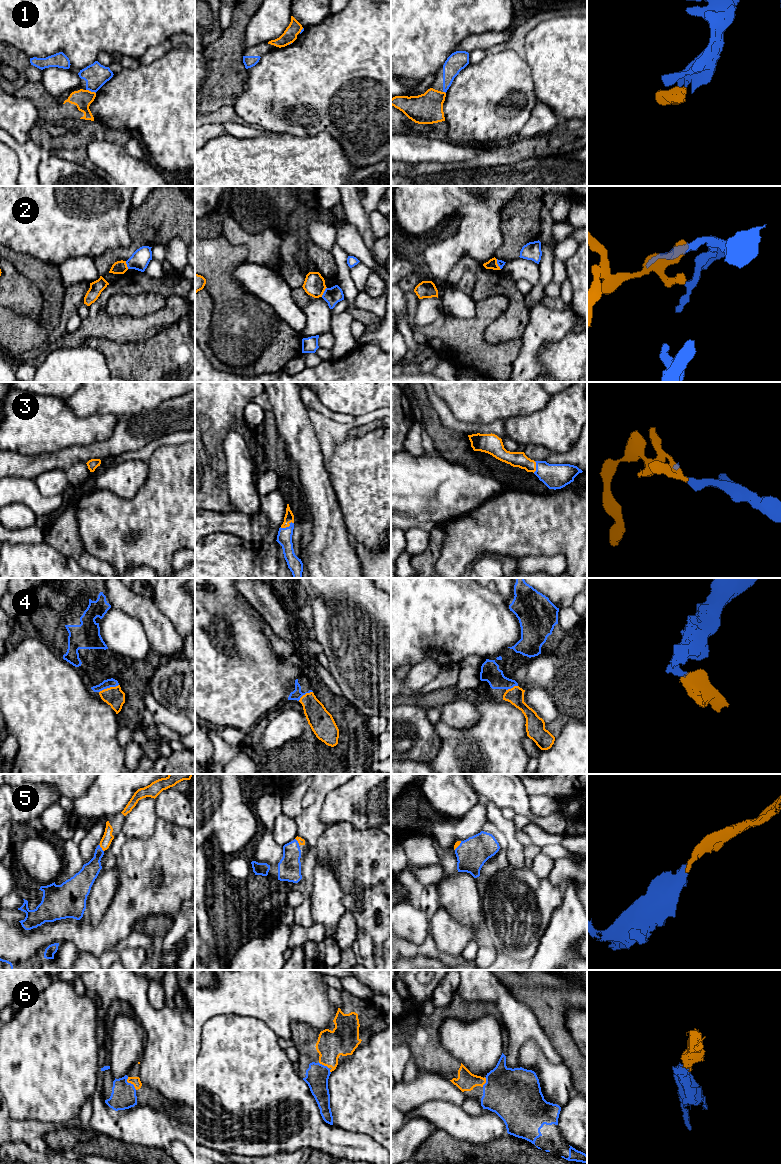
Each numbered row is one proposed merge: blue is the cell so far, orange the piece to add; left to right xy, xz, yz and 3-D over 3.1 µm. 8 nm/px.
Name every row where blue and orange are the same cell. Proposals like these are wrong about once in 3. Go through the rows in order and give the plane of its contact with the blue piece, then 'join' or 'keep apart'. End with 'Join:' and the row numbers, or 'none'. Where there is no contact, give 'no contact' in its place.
1: xy | keep apart
2: xz | keep apart
3: xz | join
4: xy | join
5: xy | join
6: xy | join
Join: 3, 4, 5, 6

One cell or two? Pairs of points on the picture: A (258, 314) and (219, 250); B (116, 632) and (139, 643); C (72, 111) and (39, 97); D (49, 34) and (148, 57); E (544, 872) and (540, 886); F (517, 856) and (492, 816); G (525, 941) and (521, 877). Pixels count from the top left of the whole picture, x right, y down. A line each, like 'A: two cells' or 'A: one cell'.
A: one cell
B: one cell
C: one cell
D: two cells
E: two cells
F: one cell
G: one cell

